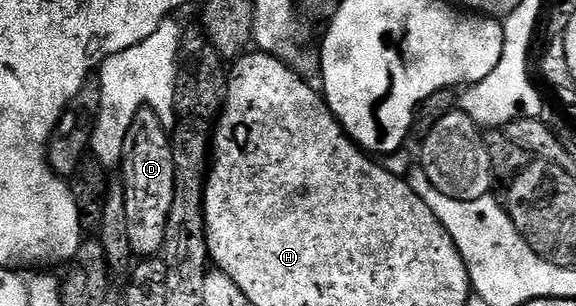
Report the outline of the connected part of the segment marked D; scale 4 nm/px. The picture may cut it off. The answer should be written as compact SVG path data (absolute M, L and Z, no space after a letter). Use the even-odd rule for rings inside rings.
M147 108L140 110L126 132L126 148L122 163L122 179L125 186L129 243L133 255L148 260L161 253L164 233L170 216L170 204L174 204L174 152L172 138L161 133L163 125Z

